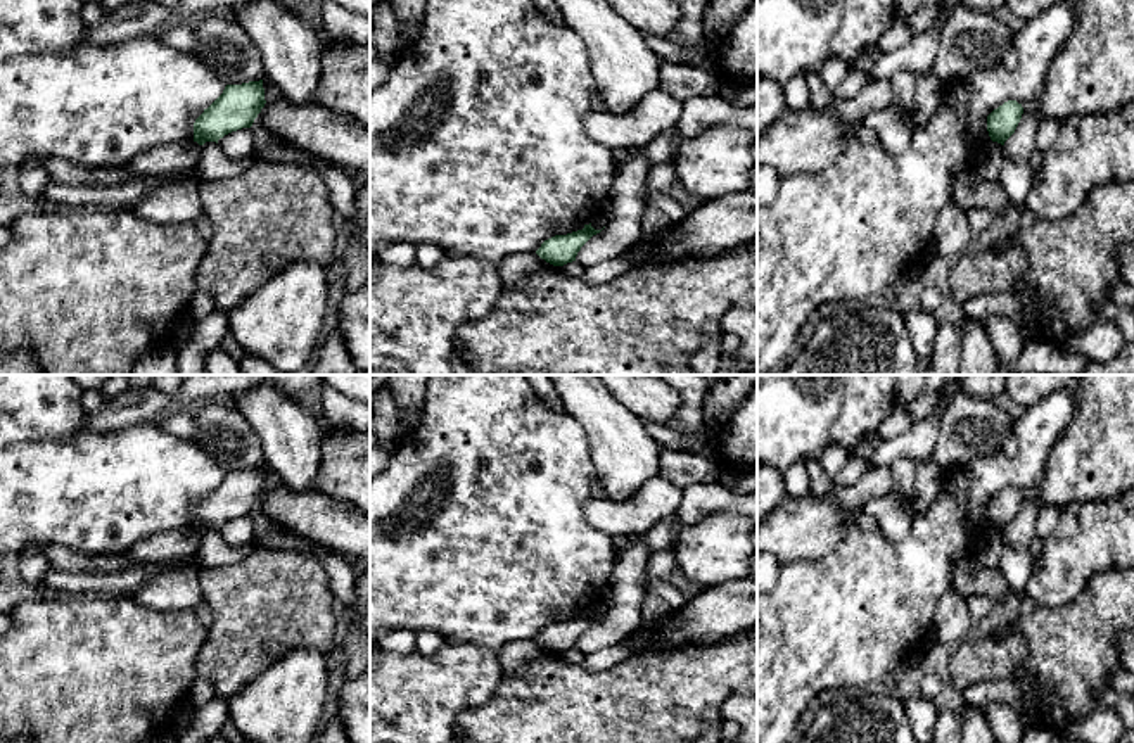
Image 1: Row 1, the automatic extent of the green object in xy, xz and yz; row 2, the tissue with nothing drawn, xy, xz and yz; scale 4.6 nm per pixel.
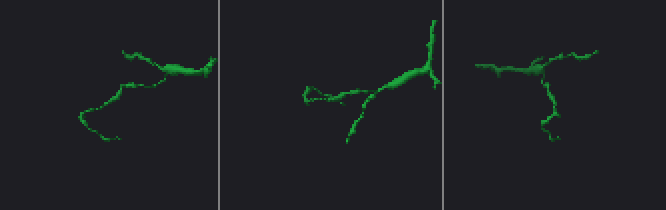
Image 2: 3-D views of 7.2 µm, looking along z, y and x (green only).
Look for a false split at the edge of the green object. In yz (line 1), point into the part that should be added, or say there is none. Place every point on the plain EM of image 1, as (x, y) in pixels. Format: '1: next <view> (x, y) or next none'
1: next none

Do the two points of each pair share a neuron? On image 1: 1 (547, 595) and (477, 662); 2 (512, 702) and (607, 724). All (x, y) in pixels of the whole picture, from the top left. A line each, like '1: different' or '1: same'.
1: different
2: same

